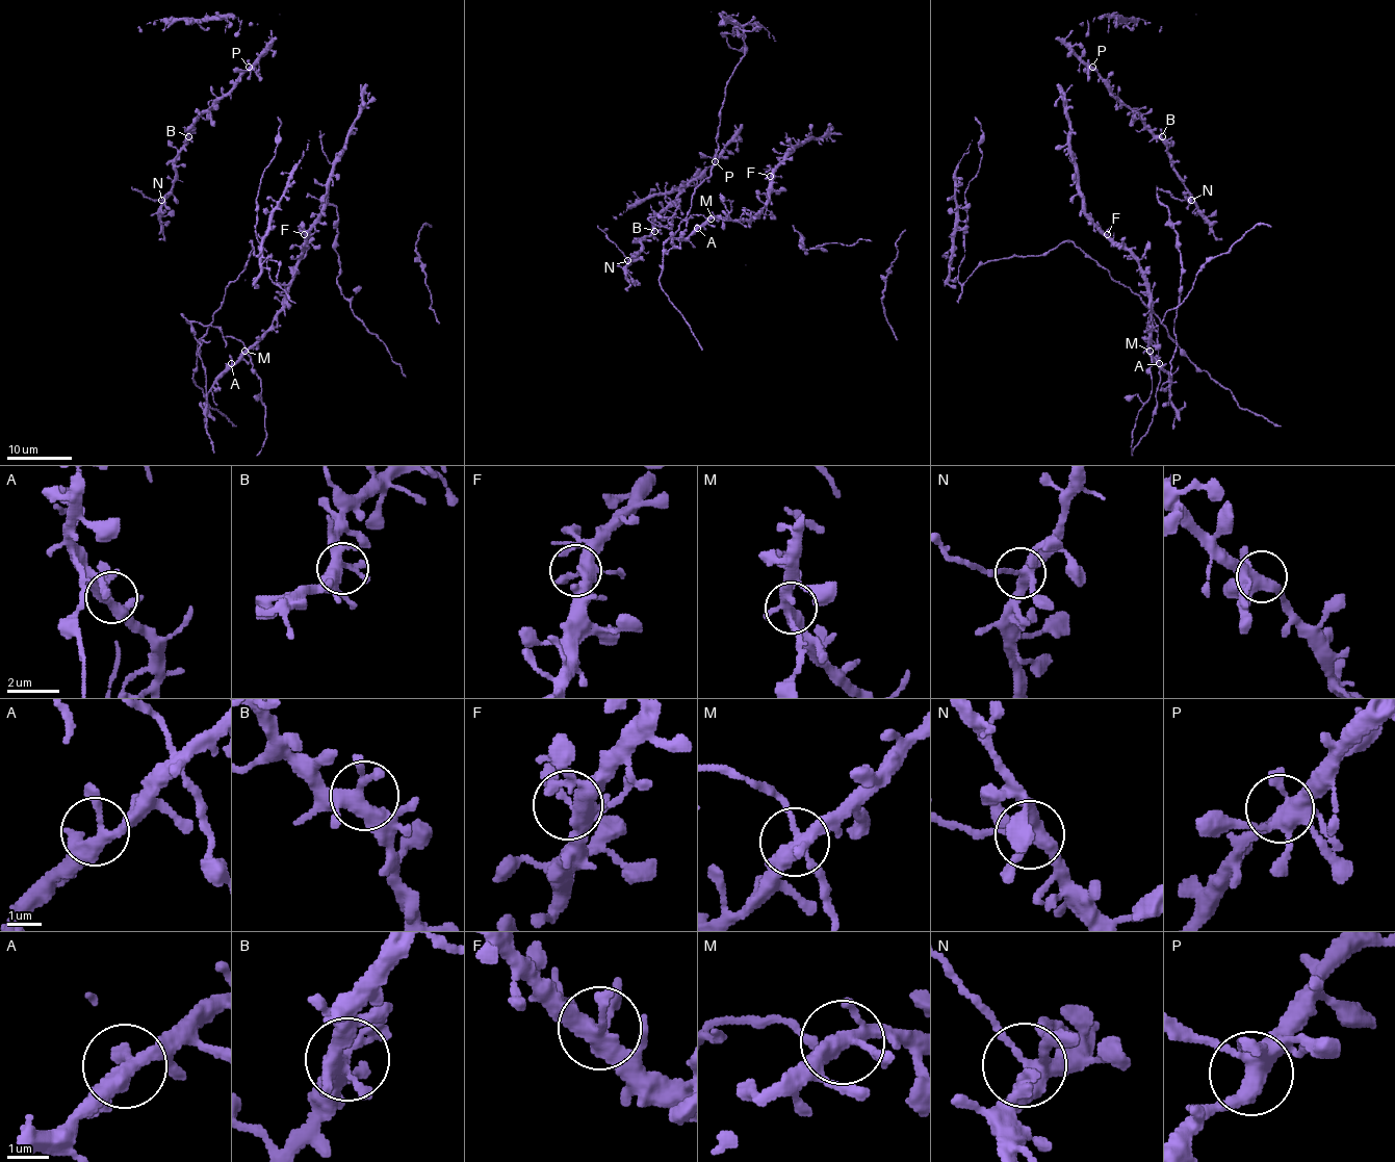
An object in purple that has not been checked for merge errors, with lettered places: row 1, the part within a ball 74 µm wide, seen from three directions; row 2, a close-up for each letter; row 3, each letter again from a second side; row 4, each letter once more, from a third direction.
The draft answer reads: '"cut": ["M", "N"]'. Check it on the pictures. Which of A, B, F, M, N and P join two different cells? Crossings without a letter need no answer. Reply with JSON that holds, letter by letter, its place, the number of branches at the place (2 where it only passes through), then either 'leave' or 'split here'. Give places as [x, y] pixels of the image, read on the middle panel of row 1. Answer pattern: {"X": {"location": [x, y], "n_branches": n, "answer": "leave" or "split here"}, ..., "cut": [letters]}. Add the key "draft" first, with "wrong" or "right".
{"draft": "right", "A": {"location": [697, 228], "n_branches": 4, "answer": "leave"}, "B": {"location": [654, 231], "n_branches": 5, "answer": "leave"}, "F": {"location": [770, 176], "n_branches": 4, "answer": "leave"}, "M": {"location": [711, 218], "n_branches": 5, "answer": "split here"}, "N": {"location": [627, 260], "n_branches": 4, "answer": "split here"}, "P": {"location": [715, 161], "n_branches": 5, "answer": "leave"}, "cut": ["M", "N"]}

